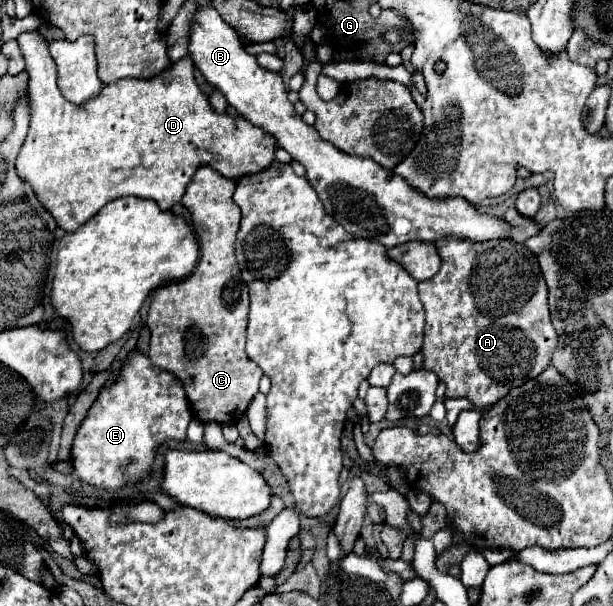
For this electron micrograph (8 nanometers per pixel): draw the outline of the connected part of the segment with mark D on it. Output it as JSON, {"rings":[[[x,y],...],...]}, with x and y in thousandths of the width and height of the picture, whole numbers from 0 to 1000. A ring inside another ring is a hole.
{"rings":[[[42,53],[29,63],[29,73],[33,73],[33,83],[39,86],[39,96],[42,96],[42,116],[46,116],[46,149],[49,149],[49,168],[52,168],[52,198],[49,198],[49,215],[46,215],[46,224],[36,238],[36,248],[29,254],[29,264],[26,264],[26,281],[33,287],[36,297],[49,300],[62,330],[72,337],[72,343],[88,356],[88,363],[95,366],[95,373],[108,383],[121,383],[127,380],[134,370],[140,370],[173,333],[179,330],[189,330],[192,323],[222,323],[222,327],[245,327],[251,330],[261,347],[277,347],[284,337],[290,337],[300,323],[300,314],[310,300],[310,294],[316,290],[316,284],[323,281],[323,274],[343,274],[349,277],[352,284],[359,284],[362,290],[369,294],[378,294],[378,297],[388,297],[392,290],[408,290],[408,287],[421,287],[427,284],[431,277],[437,277],[447,264],[450,264],[450,231],[444,221],[427,221],[427,215],[421,215],[414,205],[408,205],[398,191],[385,188],[385,191],[375,191],[375,188],[356,188],[346,182],[343,168],[339,168],[339,158],[330,155],[330,149],[323,145],[320,132],[316,132],[316,106],[310,96],[300,96],[300,99],[290,99],[287,106],[281,106],[274,112],[274,119],[261,122],[261,125],[251,125],[245,132],[225,132],[225,129],[196,129],[189,132],[186,139],[176,139],[163,149],[160,158],[150,158],[147,165],[140,165],[137,172],[124,175],[117,168],[111,168],[101,152],[95,149],[95,139],[91,139],[91,106],[78,86],[78,73],[75,66],[69,66],[69,59],[62,53]]]}

